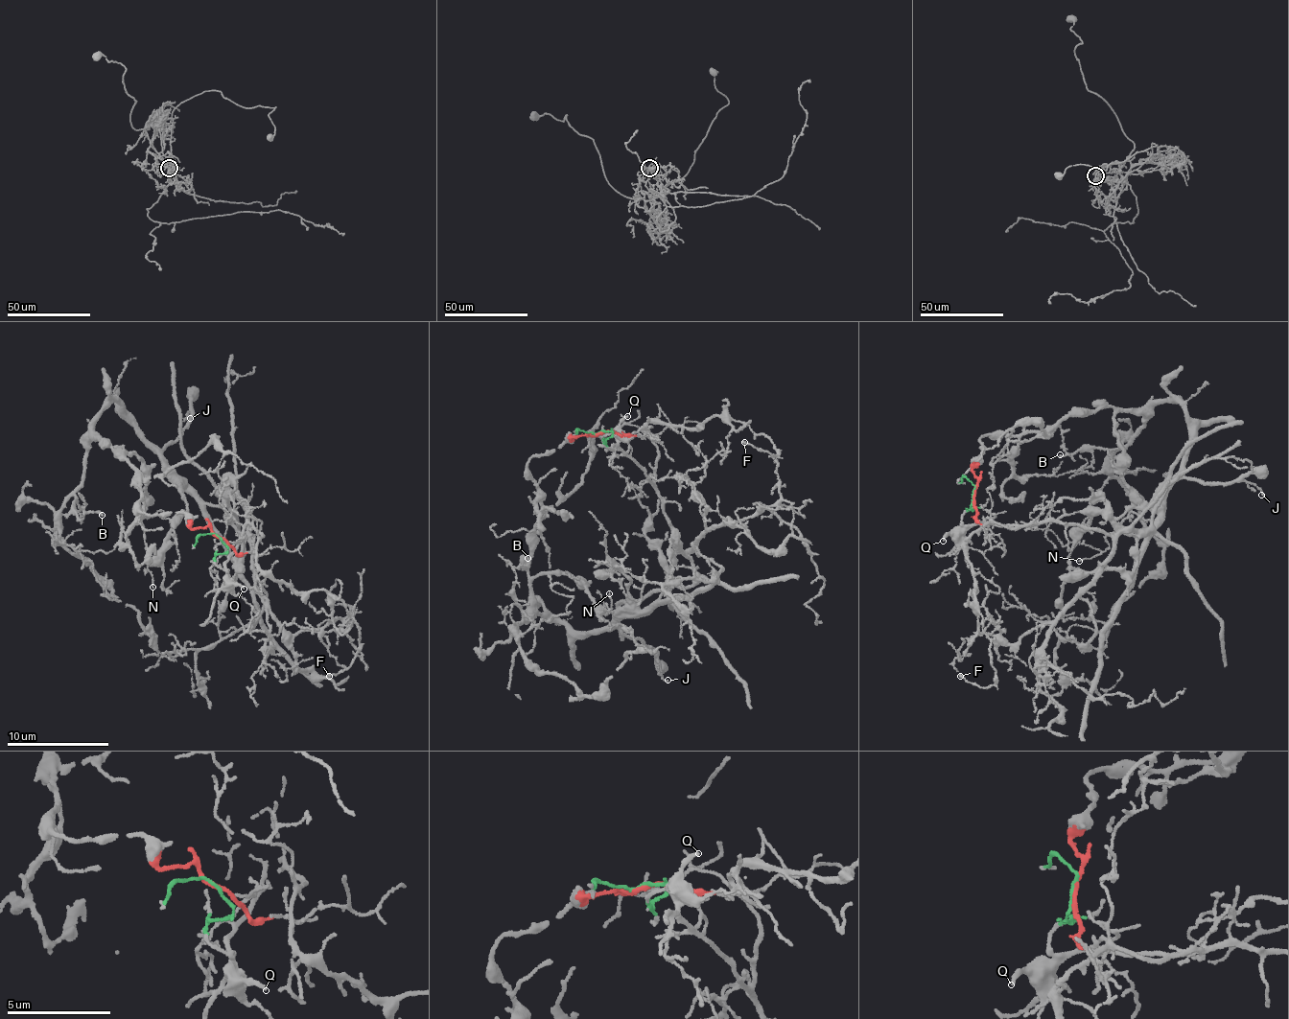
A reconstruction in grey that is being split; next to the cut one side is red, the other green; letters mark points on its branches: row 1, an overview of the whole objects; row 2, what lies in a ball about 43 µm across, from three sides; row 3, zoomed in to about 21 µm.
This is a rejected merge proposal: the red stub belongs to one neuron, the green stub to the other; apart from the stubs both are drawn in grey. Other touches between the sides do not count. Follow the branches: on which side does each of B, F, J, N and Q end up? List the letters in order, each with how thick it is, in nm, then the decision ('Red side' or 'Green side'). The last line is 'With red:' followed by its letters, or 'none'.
B: Thickness 140 nm. Red side
F: Thickness 150 nm. Green side
J: Thickness 140 nm. Red side
N: Thickness 80 nm. Red side
Q: Thickness 240 nm. Green side
With red: B, J, N

